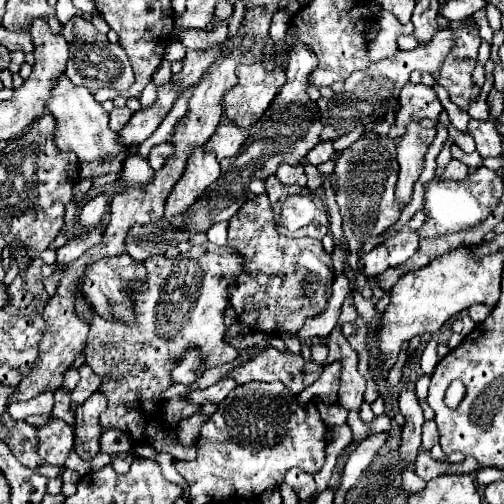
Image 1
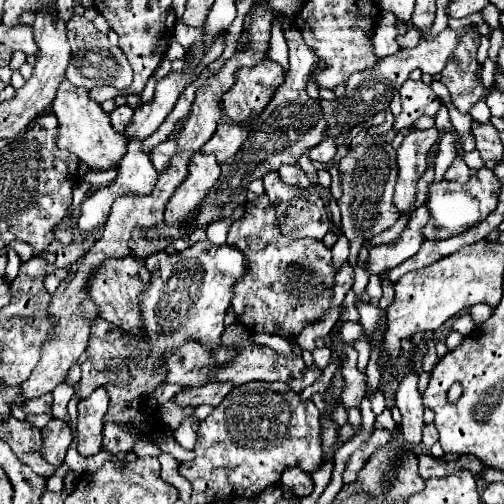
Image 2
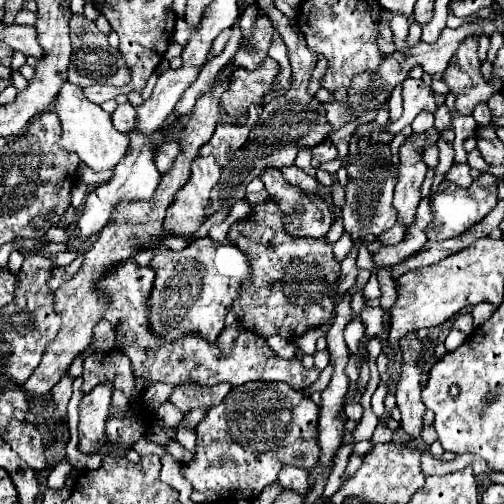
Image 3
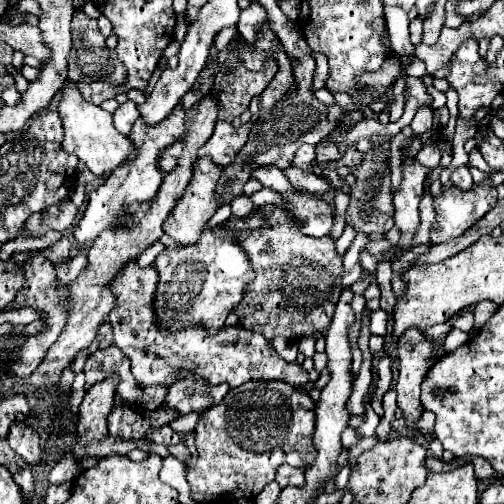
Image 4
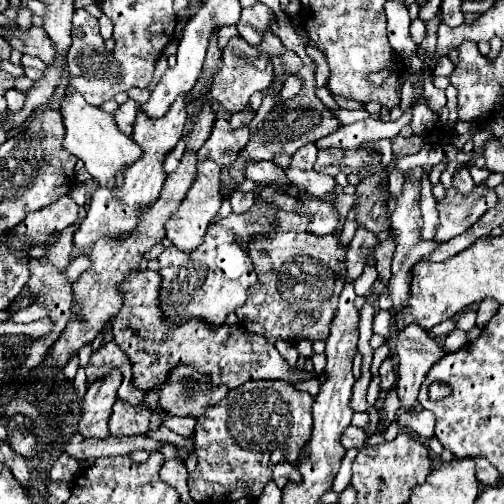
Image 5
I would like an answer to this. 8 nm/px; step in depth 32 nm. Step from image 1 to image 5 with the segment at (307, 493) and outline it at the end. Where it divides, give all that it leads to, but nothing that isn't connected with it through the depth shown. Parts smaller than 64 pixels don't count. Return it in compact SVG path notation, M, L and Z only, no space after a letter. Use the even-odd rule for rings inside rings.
M282 462L282 464L276 464L272 470L272 480L280 486L280 488L284 488L284 484L288 482L288 480L292 480L292 478L296 478L296 472L292 472L292 466L288 462Z

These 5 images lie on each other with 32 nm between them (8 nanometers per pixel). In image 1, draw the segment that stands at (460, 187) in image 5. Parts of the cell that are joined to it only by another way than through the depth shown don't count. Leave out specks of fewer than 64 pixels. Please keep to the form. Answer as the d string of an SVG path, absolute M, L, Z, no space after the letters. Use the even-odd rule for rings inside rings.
M452 160L448 166L446 166L446 170L444 170L444 174L442 174L442 180L466 180L468 178L468 166L464 164L464 162L460 162L460 160Z

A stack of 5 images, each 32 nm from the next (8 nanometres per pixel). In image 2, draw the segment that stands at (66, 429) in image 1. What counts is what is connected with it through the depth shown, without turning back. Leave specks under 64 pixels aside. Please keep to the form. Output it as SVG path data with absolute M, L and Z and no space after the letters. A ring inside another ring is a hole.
M52 418L46 428L44 428L44 444L42 444L42 456L54 464L54 466L60 466L64 462L64 456L66 456L66 450L72 442L72 432L70 432L70 426L62 420L56 420Z

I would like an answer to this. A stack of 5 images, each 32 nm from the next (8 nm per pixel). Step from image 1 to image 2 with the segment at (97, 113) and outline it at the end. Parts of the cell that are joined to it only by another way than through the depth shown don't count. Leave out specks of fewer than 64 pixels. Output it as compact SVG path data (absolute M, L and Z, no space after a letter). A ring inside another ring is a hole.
M62 80L56 98L52 102L52 112L56 114L60 122L60 136L58 144L66 148L68 152L74 152L84 164L88 164L92 170L112 168L120 162L128 148L128 138L120 132L116 132L110 124L110 114L106 114L100 104L88 98L88 90L78 88L70 84L68 80Z

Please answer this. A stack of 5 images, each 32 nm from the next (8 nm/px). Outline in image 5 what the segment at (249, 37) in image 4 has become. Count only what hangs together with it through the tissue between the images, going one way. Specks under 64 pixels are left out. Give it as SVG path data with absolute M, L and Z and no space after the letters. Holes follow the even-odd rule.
M254 4L250 8L242 10L242 18L238 22L240 38L244 38L250 46L258 46L266 32L270 32L270 26L276 22L276 16L272 10L264 4Z

